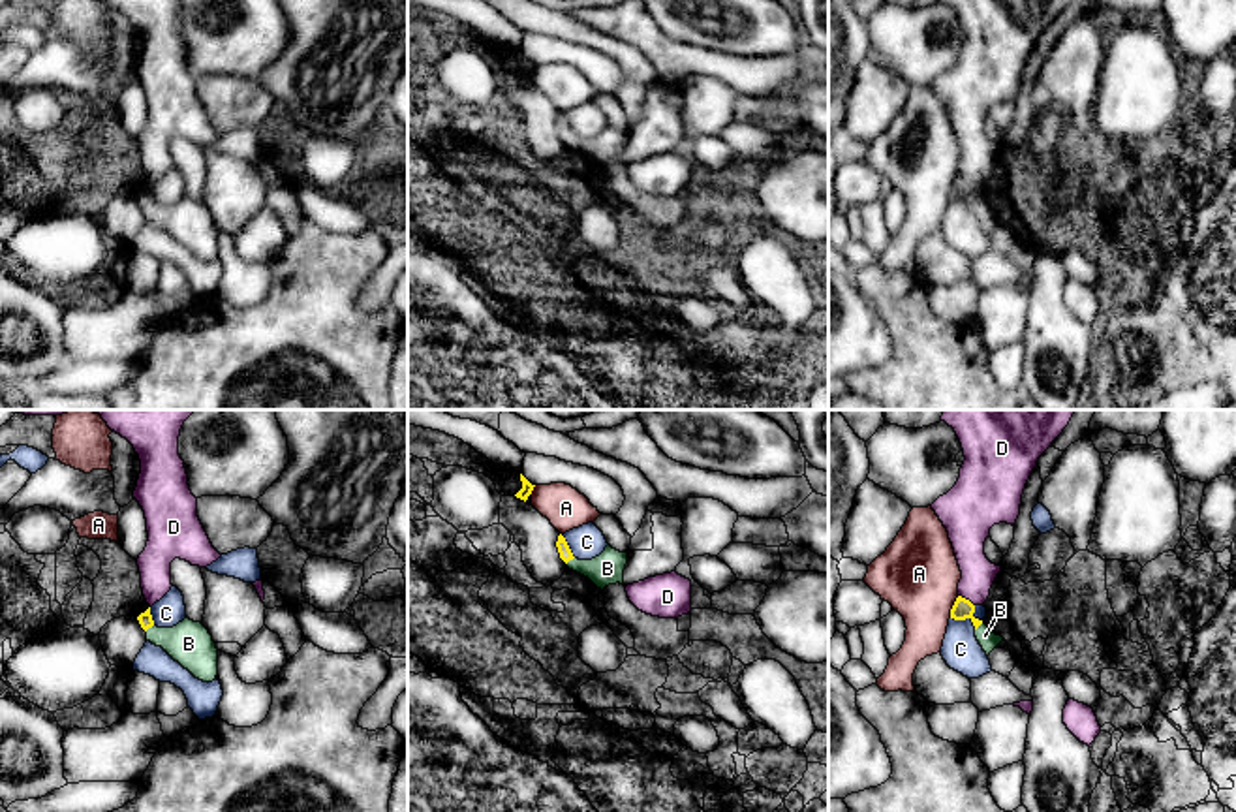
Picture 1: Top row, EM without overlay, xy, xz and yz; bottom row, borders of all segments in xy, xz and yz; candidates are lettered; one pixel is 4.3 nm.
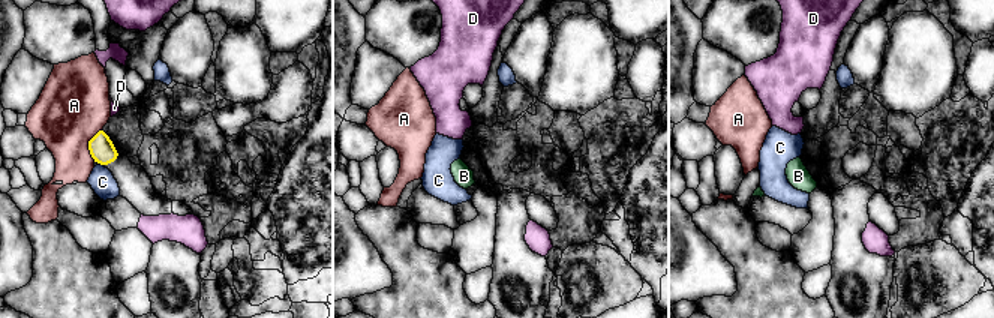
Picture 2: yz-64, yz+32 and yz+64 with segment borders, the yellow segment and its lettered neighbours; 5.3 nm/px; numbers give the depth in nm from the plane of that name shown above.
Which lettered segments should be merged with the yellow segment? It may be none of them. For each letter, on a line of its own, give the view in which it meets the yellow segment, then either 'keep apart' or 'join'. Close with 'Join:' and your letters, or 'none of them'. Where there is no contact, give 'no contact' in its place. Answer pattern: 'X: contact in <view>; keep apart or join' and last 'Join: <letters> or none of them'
A: contact in yz; keep apart
B: contact in xy; join
C: contact in yz; keep apart
D: contact in yz; keep apart
Join: B

